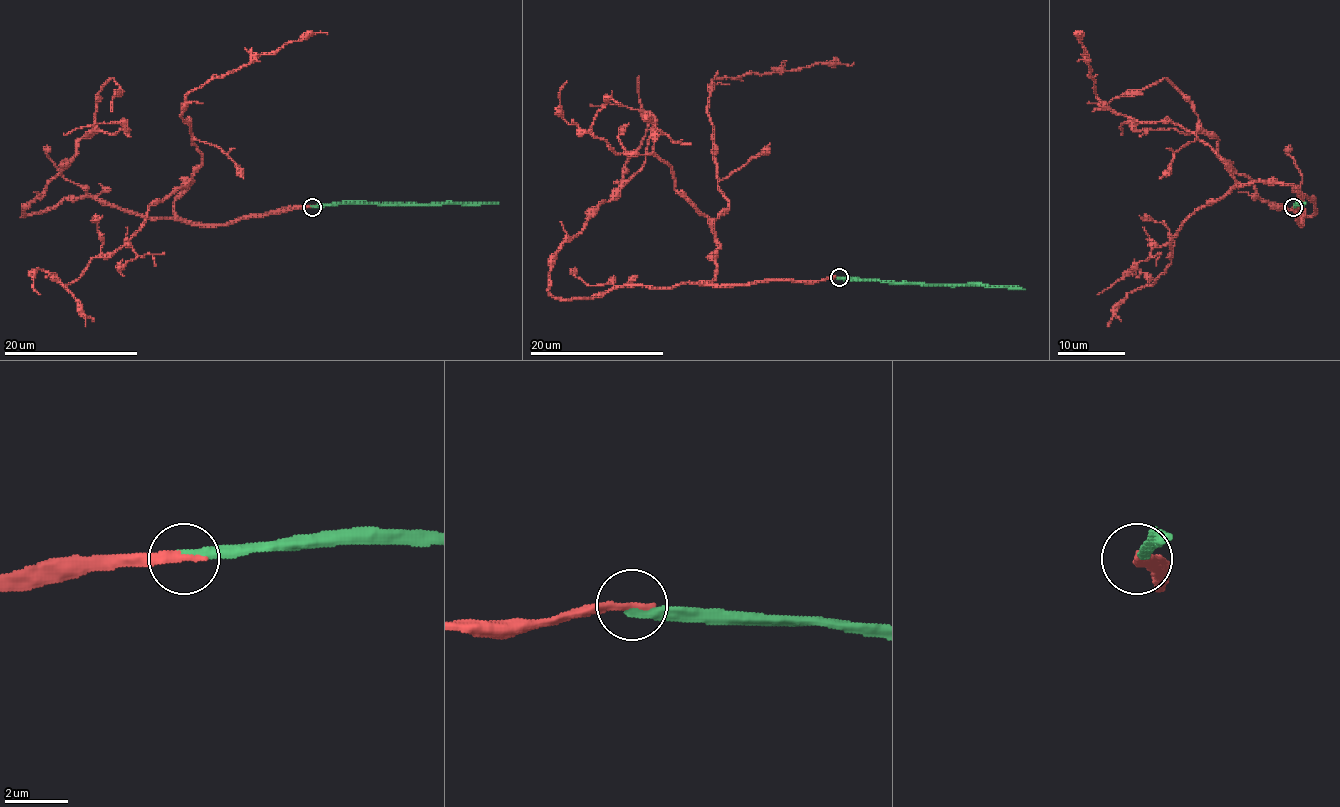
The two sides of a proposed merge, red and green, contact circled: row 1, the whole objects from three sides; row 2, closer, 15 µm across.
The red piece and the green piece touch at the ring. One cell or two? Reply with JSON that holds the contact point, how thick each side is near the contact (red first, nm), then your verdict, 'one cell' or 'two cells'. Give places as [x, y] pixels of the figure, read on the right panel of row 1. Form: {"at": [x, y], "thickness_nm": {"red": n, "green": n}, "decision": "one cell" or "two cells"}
{"at": [1293, 207], "thickness_nm": {"red": 280, "green": 340}, "decision": "one cell"}

